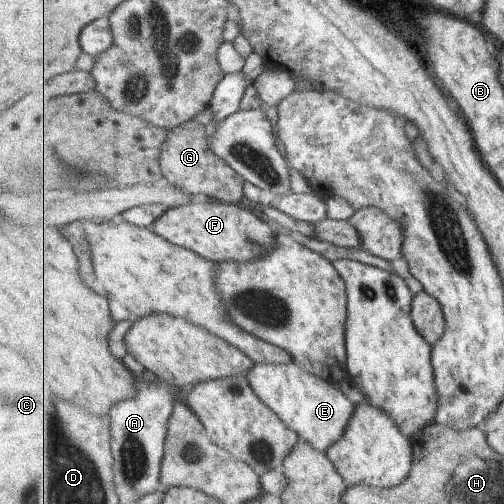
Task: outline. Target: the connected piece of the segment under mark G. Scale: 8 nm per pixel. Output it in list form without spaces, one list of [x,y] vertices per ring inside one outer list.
[[[191,119],[170,129],[168,138],[159,152],[159,166],[161,166],[162,181],[174,185],[184,194],[205,194],[210,200],[221,203],[241,203],[244,178],[211,147],[210,128]]]

